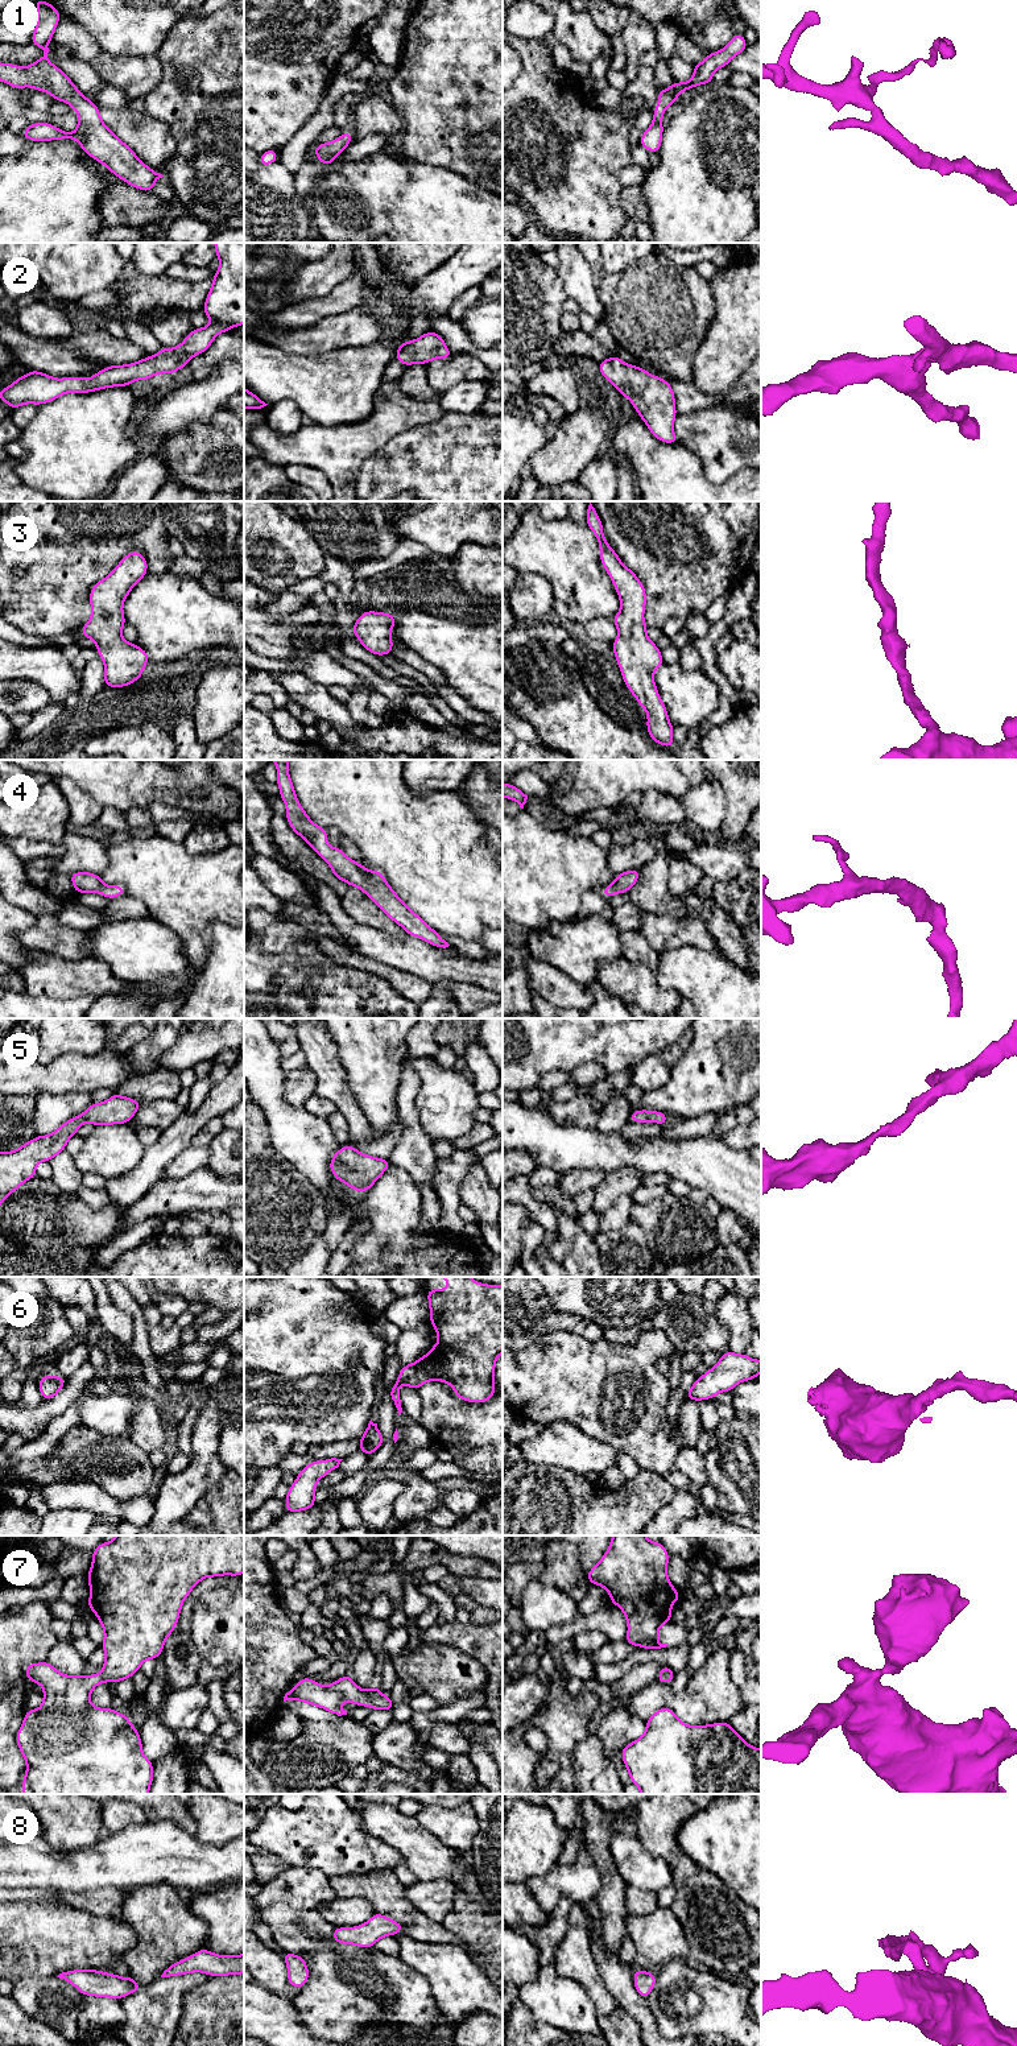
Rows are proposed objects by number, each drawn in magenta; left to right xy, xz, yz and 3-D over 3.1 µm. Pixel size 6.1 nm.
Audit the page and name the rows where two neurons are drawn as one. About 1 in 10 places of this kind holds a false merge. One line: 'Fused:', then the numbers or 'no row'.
Fused: no row

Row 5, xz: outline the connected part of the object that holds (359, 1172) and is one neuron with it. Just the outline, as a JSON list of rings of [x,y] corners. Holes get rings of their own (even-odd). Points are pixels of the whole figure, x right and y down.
[[[343,1145],[331,1157],[330,1171],[338,1181],[363,1194],[390,1165],[389,1160],[367,1156],[351,1145]]]

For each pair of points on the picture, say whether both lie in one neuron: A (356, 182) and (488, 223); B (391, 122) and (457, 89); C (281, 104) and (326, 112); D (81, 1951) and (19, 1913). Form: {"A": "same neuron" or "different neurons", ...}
{"A": "same neuron", "B": "different neurons", "C": "different neurons", "D": "same neuron"}

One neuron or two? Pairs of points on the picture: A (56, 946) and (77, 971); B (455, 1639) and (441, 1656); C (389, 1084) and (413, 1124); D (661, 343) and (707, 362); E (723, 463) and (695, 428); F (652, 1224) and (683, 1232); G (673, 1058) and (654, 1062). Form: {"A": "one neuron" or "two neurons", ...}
{"A": "two neurons", "B": "two neurons", "C": "two neurons", "D": "two neurons", "E": "one neuron", "F": "one neuron", "G": "two neurons"}

